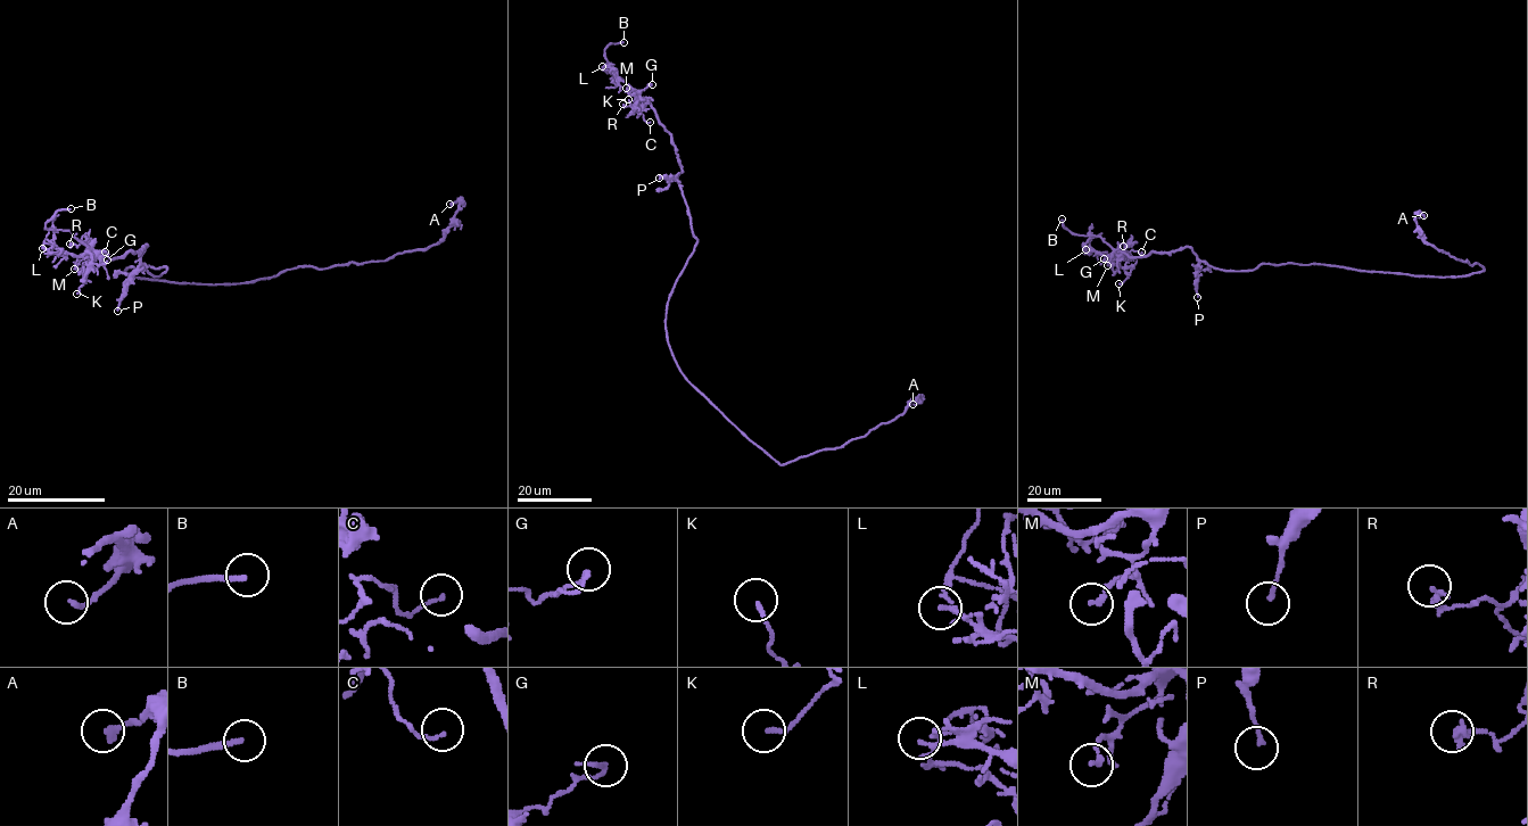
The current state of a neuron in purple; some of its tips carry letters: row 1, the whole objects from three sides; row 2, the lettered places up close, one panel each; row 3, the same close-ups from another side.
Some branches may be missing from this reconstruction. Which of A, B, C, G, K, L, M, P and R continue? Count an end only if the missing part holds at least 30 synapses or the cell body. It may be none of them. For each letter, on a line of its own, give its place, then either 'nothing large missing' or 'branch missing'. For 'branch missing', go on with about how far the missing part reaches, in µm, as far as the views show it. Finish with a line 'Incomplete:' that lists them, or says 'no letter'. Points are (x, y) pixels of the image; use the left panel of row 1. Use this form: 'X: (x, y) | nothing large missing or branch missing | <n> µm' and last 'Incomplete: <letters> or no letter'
A: (449, 204) | nothing large missing
B: (71, 208) | branch missing | 35 µm
C: (105, 252) | nothing large missing
G: (107, 259) | nothing large missing
K: (76, 294) | nothing large missing
L: (42, 248) | nothing large missing
M: (74, 269) | nothing large missing
P: (117, 311) | nothing large missing
R: (69, 244) | nothing large missing
Incomplete: B

